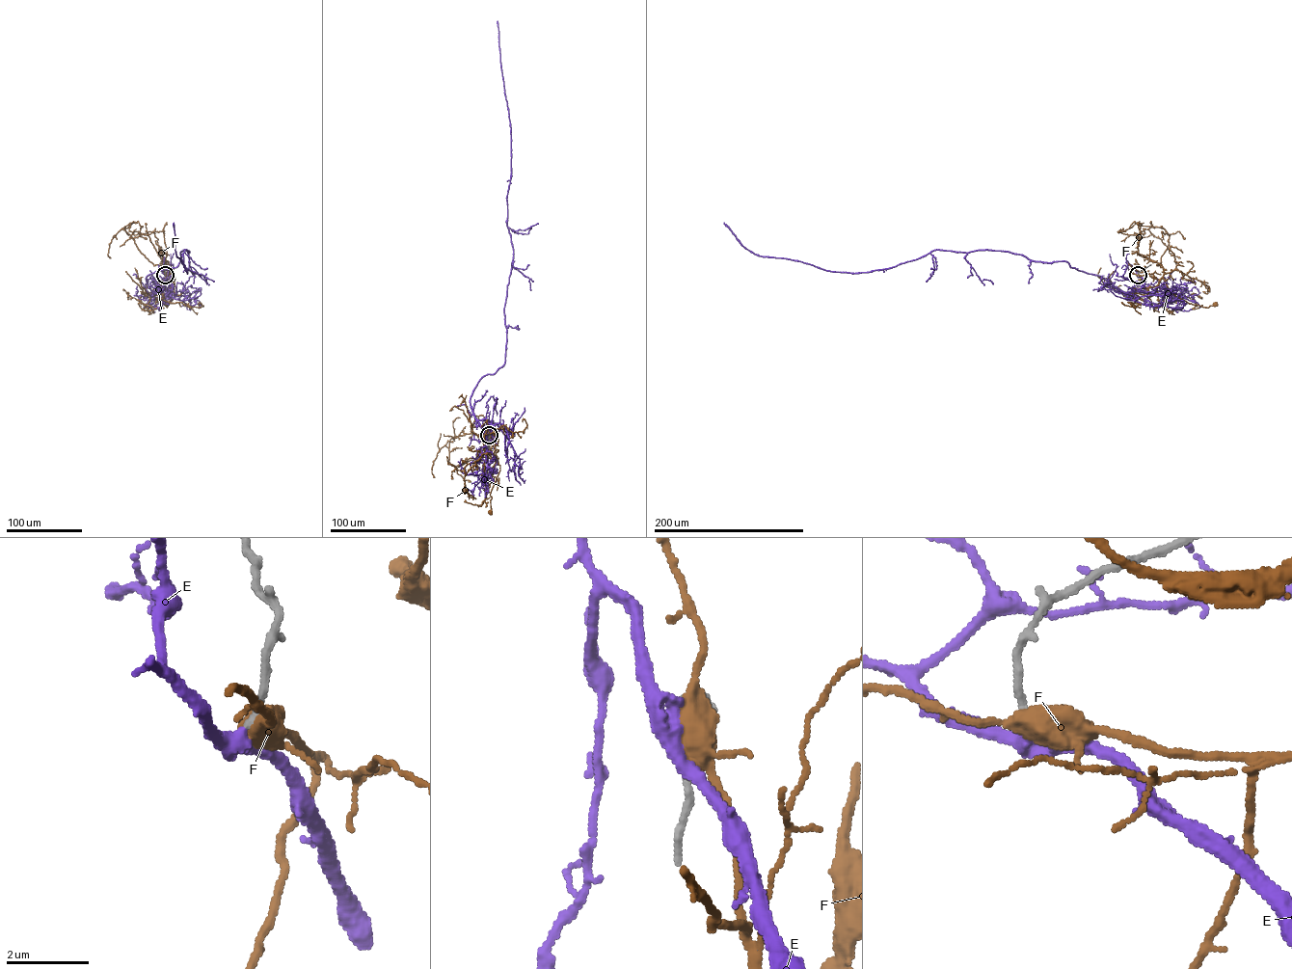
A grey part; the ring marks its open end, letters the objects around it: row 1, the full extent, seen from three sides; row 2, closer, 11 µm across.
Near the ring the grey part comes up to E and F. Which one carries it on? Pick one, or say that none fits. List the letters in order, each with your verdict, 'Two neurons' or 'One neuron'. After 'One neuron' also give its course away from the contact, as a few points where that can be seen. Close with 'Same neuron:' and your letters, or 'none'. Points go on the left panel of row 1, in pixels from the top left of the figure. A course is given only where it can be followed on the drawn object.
E: One neuron. Its course: (165, 275), (169, 286), (154, 293), (146, 277), (175, 267), (184, 250), (187, 273), (176, 255), (174, 222)
F: Two neurons
Same neuron: E

